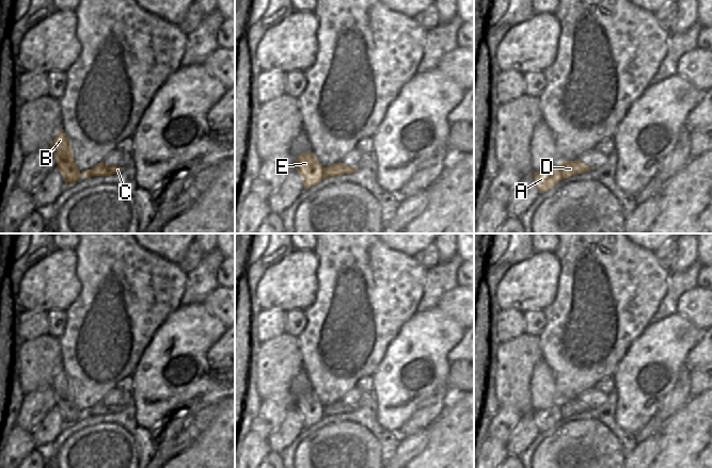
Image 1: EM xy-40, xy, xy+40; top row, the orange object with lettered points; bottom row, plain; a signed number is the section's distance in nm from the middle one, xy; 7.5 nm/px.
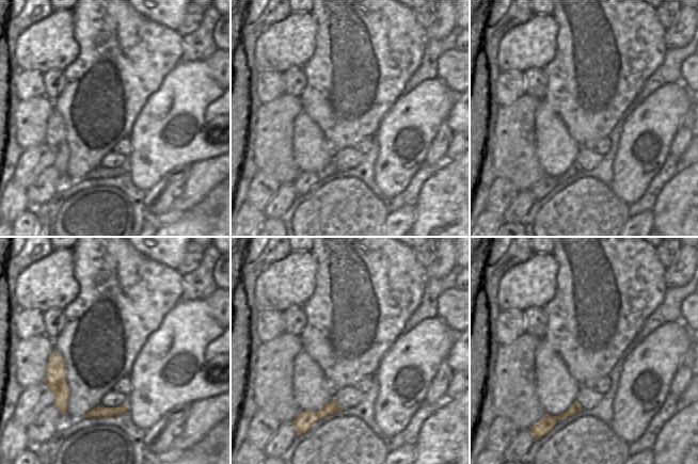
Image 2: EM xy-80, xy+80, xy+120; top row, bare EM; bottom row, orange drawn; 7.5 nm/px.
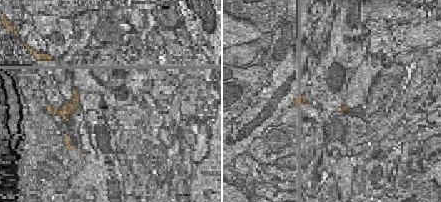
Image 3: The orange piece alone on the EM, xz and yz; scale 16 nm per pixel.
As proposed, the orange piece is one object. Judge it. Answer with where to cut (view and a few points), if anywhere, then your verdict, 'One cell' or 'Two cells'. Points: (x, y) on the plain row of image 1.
Split along xy+40 (558, 405), (560, 418). Two cells

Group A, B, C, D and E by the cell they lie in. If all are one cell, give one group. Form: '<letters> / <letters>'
A B E / C D

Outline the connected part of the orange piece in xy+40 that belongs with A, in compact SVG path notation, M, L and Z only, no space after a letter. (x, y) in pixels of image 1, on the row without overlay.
M555 404L542 410L535 410L533 414L539 432L544 432L557 423L560 418L560 406Z

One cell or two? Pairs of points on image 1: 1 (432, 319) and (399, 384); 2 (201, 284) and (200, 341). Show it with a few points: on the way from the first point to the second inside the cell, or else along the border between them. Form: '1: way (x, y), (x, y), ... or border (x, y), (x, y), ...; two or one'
1: way (430, 335), (400, 368); one
2: border (203, 303), (190, 303), (180, 306); two

